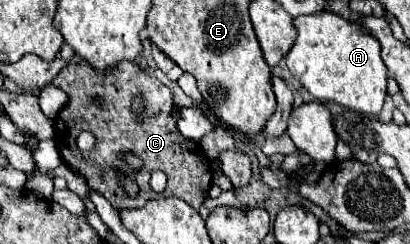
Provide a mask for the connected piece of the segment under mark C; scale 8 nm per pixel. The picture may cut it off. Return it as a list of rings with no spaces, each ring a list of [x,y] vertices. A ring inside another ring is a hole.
[[[80,62],[64,66],[52,84],[68,94],[68,104],[54,118],[54,142],[60,150],[64,164],[80,176],[84,176],[88,186],[94,192],[102,194],[116,210],[134,210],[138,206],[144,206],[150,198],[156,198],[156,194],[148,190],[152,170],[164,170],[168,176],[168,186],[160,196],[182,198],[194,210],[200,210],[204,206],[204,200],[210,198],[212,186],[210,162],[196,142],[186,140],[182,138],[182,134],[178,134],[178,110],[182,108],[174,102],[172,92],[158,78],[144,74],[144,70],[134,62],[122,62],[106,74],[98,74],[86,62]],[[96,96],[104,100],[102,106],[96,106],[92,102]],[[134,96],[142,96],[146,100],[146,118],[142,124],[138,124],[130,112]],[[82,130],[88,130],[96,136],[96,148],[90,152],[82,152],[76,146],[76,138]],[[128,154],[138,156],[144,162],[144,166],[140,170],[130,168],[130,164],[124,160]],[[114,166],[134,176],[134,180],[140,186],[138,198],[130,200],[122,192],[112,172]]]

